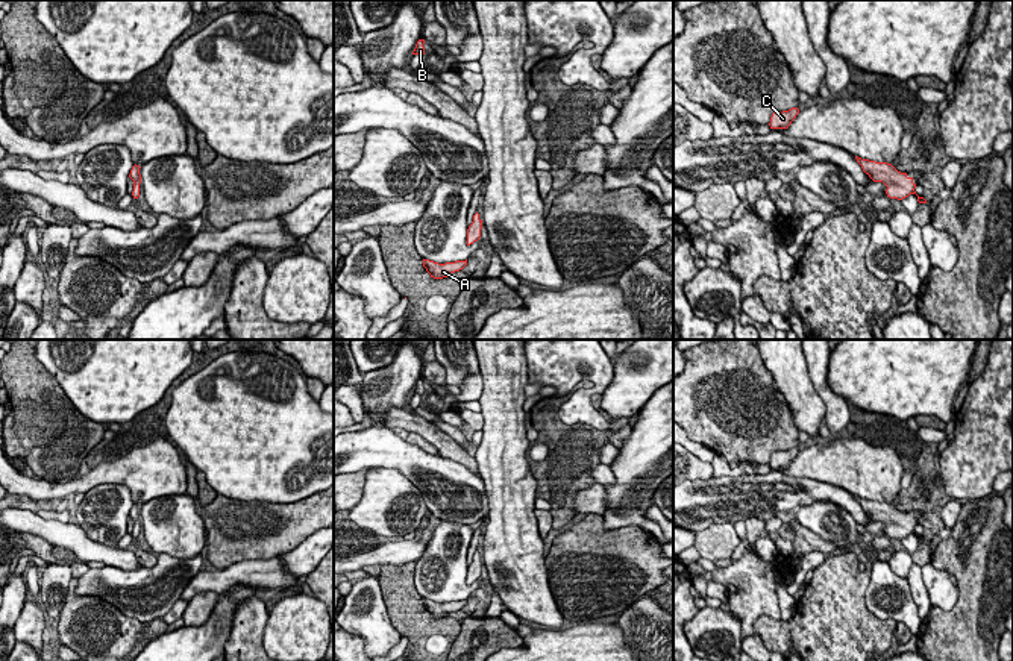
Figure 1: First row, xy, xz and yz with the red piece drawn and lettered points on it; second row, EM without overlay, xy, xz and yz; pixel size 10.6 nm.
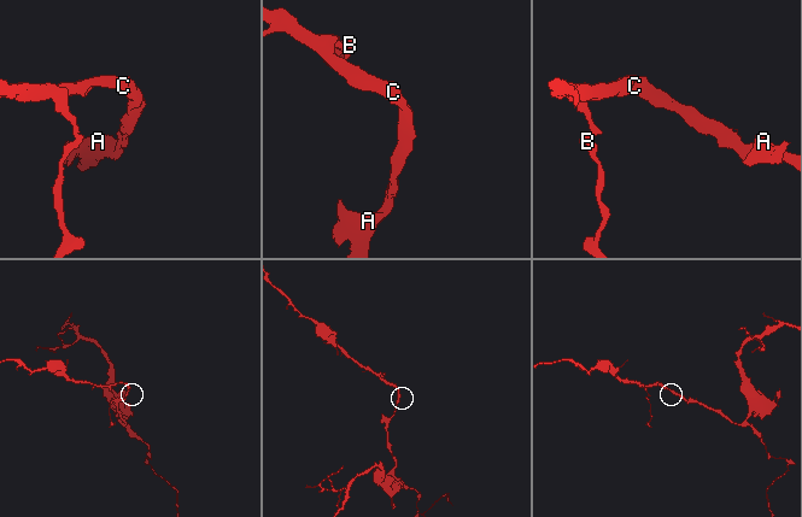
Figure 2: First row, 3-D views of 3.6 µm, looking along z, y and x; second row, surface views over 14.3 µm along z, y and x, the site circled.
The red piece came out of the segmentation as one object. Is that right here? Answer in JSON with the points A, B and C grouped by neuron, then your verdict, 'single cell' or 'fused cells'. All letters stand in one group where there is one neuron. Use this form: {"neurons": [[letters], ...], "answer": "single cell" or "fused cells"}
{"neurons": [["A", "B", "C"]], "answer": "single cell"}

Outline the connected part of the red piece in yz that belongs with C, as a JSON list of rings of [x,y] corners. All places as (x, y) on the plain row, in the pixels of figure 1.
[[[792,447],[782,452],[773,452],[769,465],[770,468],[787,468],[798,453],[799,453],[798,447]]]

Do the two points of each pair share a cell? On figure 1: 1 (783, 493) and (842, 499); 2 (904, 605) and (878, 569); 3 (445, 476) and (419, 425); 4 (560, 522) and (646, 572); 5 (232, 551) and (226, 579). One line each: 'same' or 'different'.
1: same
2: same
3: different
4: different
5: different

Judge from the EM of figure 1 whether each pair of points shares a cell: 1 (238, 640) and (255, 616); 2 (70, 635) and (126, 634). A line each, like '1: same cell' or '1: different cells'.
1: same cell
2: same cell

